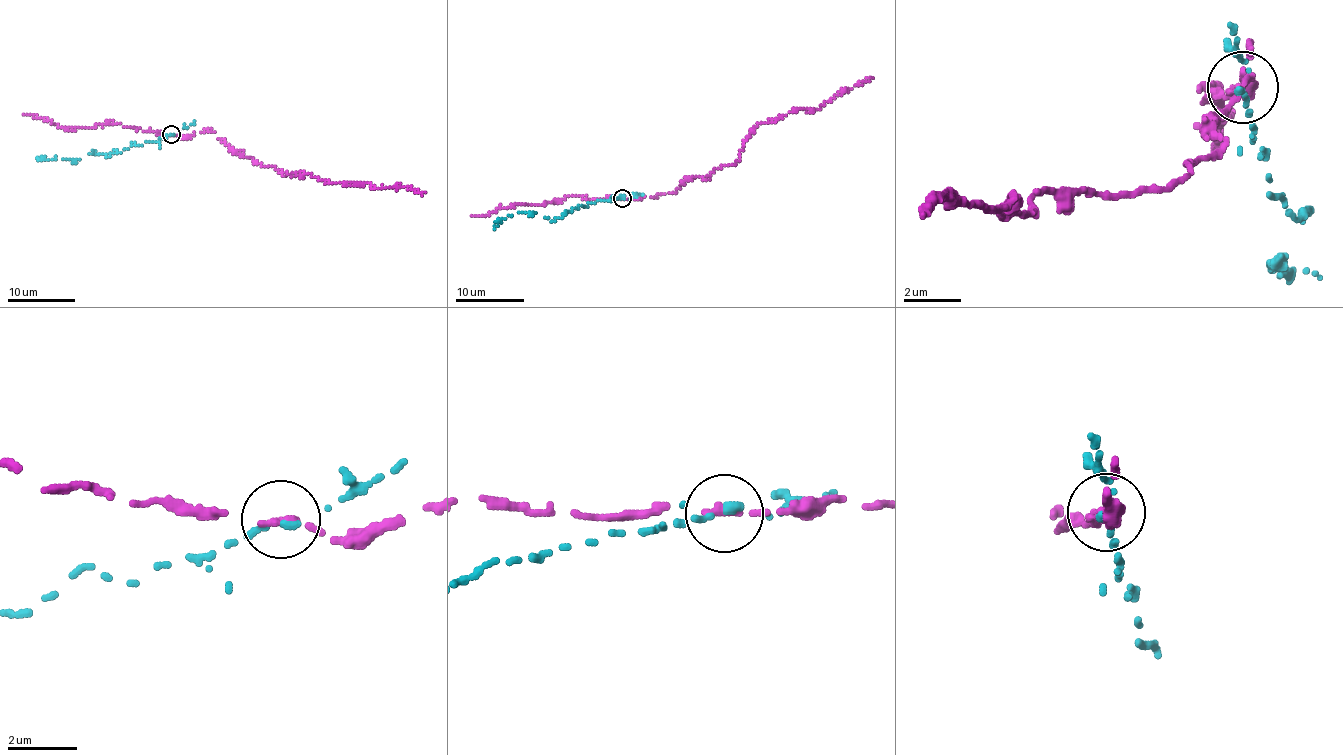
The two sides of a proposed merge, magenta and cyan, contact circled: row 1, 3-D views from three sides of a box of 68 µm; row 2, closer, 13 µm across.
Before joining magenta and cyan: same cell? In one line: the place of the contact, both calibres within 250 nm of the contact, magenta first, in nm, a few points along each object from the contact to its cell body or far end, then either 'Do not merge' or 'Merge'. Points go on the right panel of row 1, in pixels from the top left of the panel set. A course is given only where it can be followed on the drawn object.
Place: (1242, 87). Thickness 240 nm (magenta) against 260 nm. Course of magenta: (1244, 89), (1253, 42), (1203, 137), (1225, 143), (1165, 191), (922, 211). Course of cyan: (1244, 89), (1269, 196), (1297, 219), (1312, 213), (1273, 267), (1279, 278), (1318, 275). Do not merge

